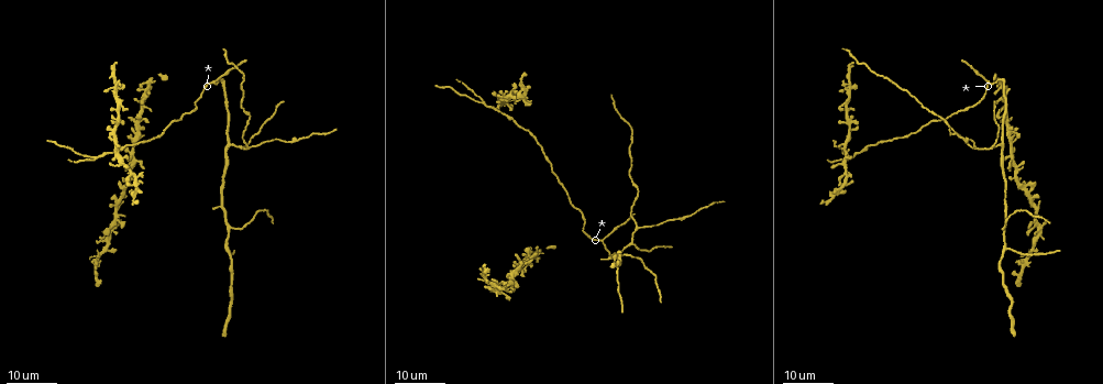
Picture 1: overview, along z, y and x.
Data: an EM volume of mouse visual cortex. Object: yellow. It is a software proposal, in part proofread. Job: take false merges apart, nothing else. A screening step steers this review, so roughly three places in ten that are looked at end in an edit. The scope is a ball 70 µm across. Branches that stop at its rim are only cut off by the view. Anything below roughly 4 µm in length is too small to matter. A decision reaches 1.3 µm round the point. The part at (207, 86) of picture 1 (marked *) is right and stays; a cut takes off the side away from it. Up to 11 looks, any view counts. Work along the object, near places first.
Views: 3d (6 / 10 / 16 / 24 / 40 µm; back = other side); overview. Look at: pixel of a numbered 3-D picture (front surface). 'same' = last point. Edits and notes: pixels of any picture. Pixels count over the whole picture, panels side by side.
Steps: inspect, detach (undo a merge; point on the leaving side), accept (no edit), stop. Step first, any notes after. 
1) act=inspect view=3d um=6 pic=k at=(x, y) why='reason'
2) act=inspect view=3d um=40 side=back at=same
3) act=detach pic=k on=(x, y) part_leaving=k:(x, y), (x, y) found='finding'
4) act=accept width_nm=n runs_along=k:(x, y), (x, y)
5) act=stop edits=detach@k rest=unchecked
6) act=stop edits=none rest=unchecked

act=inspect view=3d um=24 pic=1 at=(636, 226) why='arms part here'

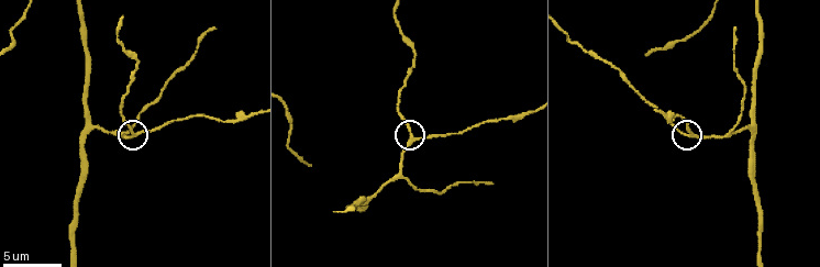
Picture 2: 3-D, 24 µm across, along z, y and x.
act=inspect view=3d um=10 pic=2 at=(136, 133)

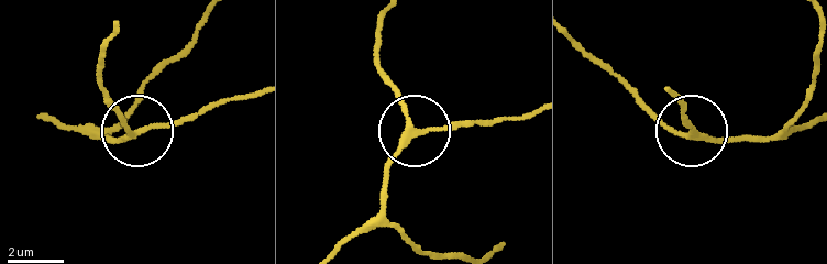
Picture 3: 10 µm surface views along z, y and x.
act=inspect view=3d um=6 pic=3 at=(136, 131) why='zoom in'

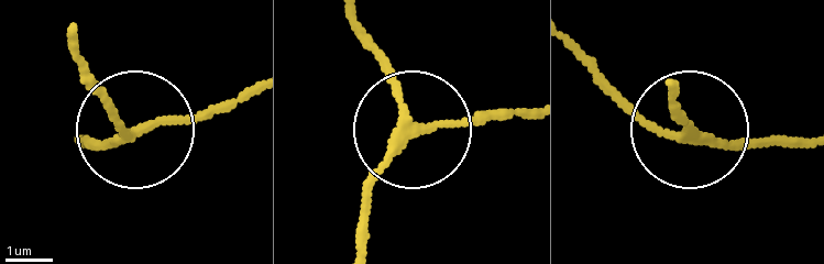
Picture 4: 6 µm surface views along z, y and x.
act=accept arms=3 runs_along=4:(361, 239), (364, 179), (396, 144), (456, 120), (526, 120) found='all the same neuron'

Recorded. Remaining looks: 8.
act=inspect view=3d um=6 pic=2 at=(749, 127) why='a fork'

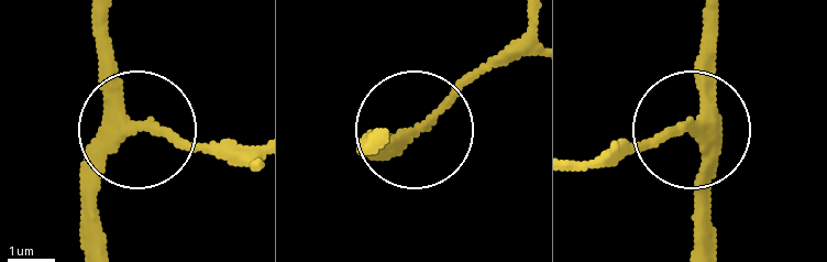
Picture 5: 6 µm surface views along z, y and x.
act=accept arms=3 found='continuous, no second neuron'

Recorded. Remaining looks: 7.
act=inspect view=3d um=16 pic=1 at=(228, 249) why='three arms meet'

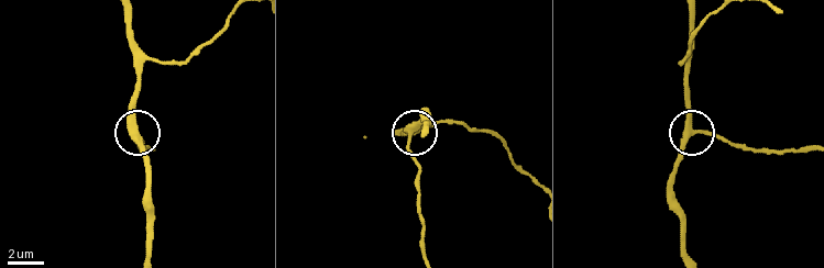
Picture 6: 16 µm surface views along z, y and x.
act=inspect view=3d um=10 pic=6 at=(694, 130)

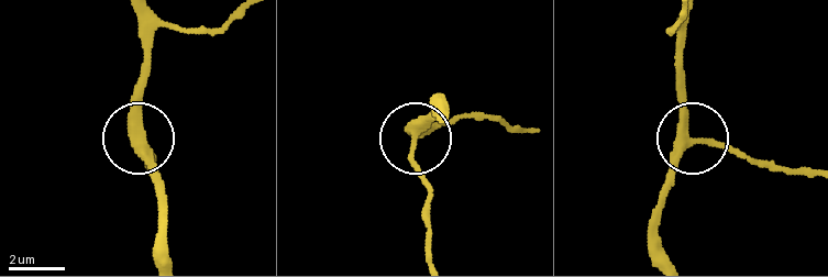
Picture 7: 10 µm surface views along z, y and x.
act=accept arms=3 found='one neuron here'

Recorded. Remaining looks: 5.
act=inspect view=3d um=24 pic=1 at=(95, 157) why='branch point'

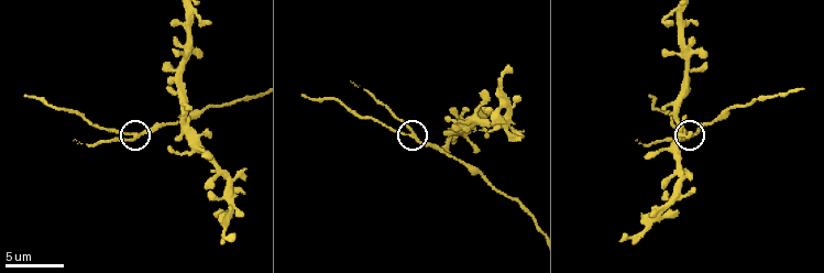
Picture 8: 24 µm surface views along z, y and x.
act=inspect view=3d um=6 pic=8 at=(411, 135) why='zoom in'

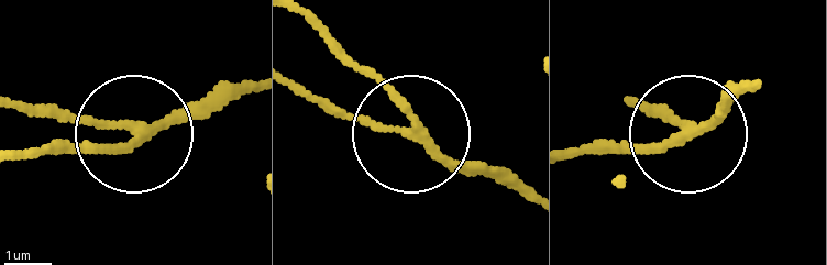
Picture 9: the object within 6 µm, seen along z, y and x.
act=inspect view=3d um=6 side=back pic=9 at=(414, 126) why='other side'

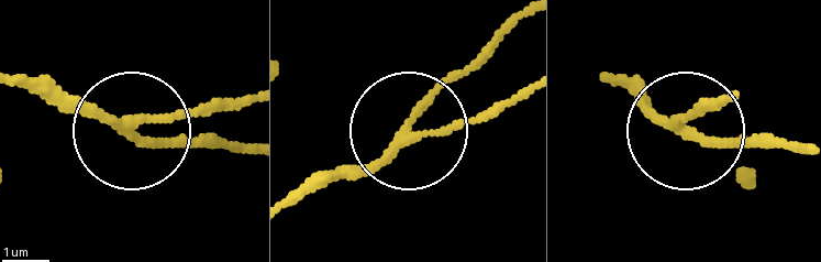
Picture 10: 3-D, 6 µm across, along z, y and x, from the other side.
act=accept width_nm=180 runs_along=10:(21, 82), (151, 137), (218, 137) found='all the same neuron'

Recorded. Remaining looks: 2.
act=inspect view=3d um=10 pic=8 at=(182, 123) why='a fork'

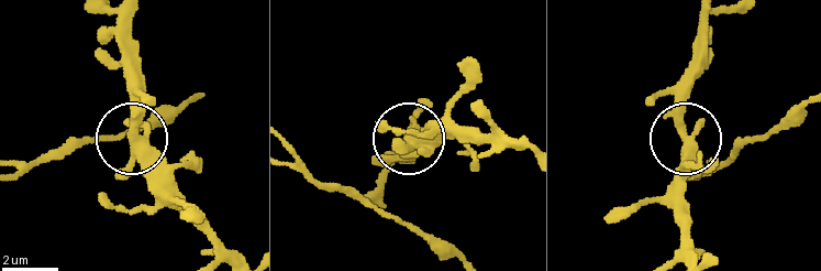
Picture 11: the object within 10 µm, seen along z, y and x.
act=inspect view=3d um=6 pic=11 at=(411, 139) why='zoom in'

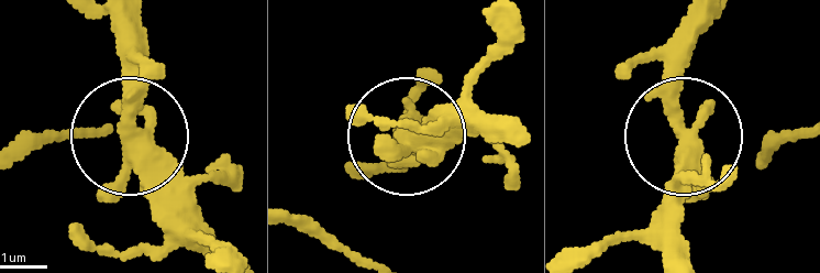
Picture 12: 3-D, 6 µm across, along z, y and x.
act=accept arms=3 runs_along=12:(797, 133), (711, 109), (691, 121), (679, 145), (679, 224) found='all the same neuron'

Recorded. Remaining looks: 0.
act=stop edits=none rest=unchecked

